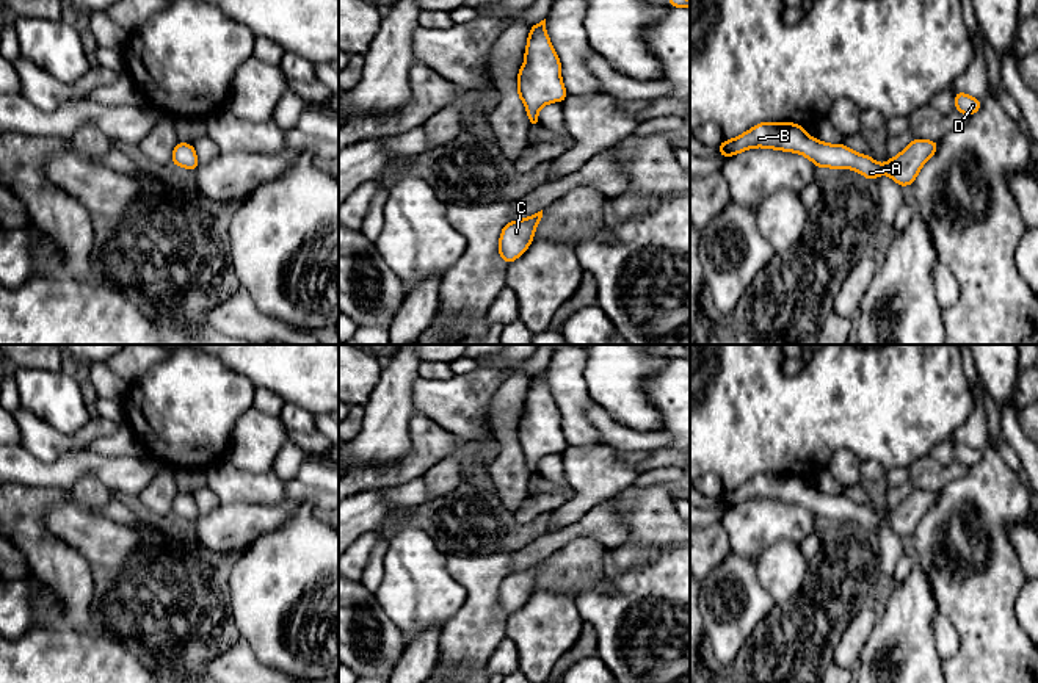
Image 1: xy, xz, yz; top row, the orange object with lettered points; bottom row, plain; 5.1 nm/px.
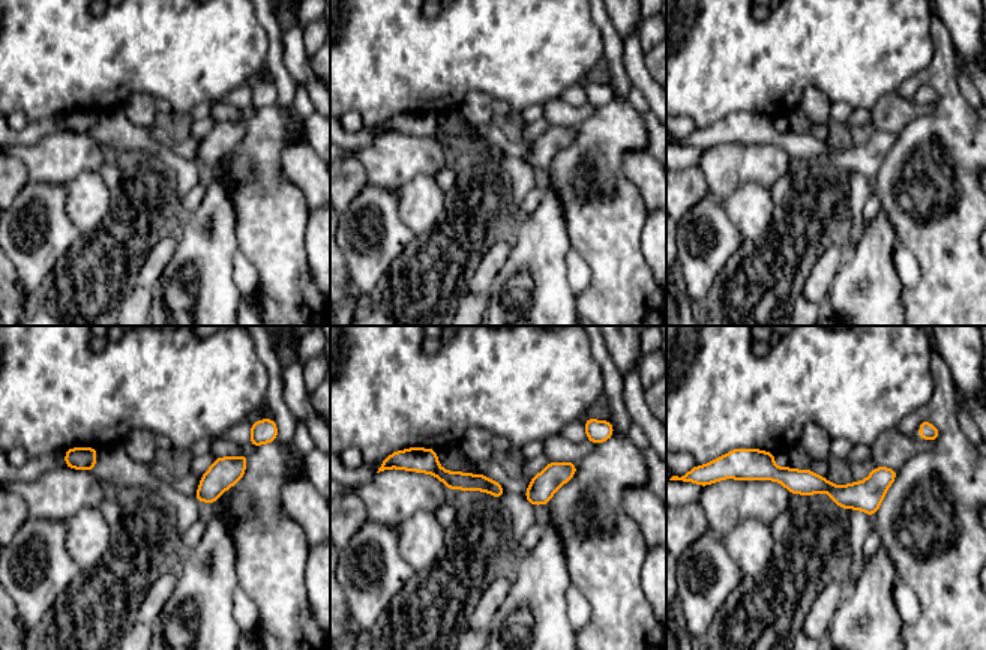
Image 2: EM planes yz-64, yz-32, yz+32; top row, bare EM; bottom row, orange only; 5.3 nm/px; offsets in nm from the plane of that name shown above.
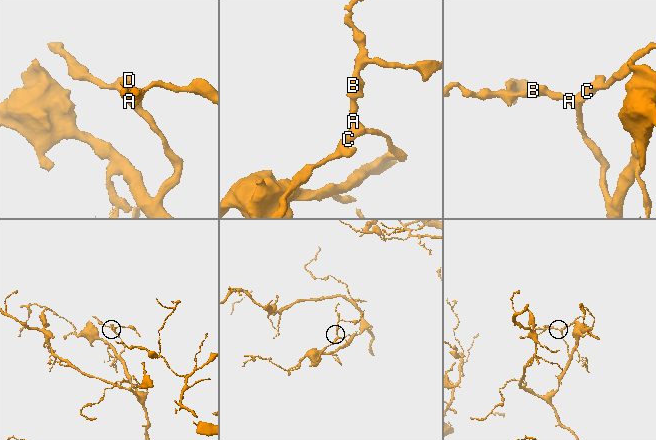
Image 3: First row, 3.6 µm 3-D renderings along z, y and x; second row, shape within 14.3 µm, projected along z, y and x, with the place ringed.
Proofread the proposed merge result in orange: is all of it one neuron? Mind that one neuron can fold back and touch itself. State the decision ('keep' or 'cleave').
keep

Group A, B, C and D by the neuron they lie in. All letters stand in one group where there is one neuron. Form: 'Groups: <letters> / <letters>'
Groups: A B C D

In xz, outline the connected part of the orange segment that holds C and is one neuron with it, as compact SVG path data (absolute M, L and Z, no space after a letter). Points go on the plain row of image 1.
M543 561L517 572L510 572L500 583L499 606L508 616L519 609L532 595Z

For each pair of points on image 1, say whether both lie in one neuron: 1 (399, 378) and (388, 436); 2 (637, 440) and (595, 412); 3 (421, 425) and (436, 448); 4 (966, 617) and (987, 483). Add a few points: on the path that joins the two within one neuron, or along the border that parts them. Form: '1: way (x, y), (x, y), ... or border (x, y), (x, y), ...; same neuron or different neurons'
1: way (394, 392), (388, 422); same neuron
2: way (626, 439), (620, 437), (606, 423); same neuron
3: way (424, 431), (430, 442); same neuron
4: way (977, 585), (994, 555), (987, 516); same neuron

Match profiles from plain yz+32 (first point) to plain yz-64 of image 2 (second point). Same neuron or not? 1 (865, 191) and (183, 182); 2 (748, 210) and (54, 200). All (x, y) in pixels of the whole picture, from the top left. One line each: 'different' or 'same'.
1: same
2: different

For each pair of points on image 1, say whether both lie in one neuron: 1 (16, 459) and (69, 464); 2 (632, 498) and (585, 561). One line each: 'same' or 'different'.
1: same
2: different

